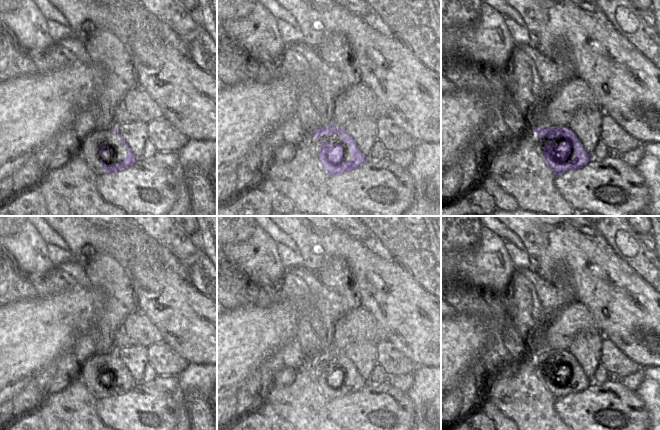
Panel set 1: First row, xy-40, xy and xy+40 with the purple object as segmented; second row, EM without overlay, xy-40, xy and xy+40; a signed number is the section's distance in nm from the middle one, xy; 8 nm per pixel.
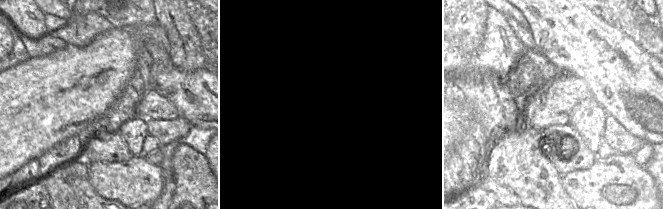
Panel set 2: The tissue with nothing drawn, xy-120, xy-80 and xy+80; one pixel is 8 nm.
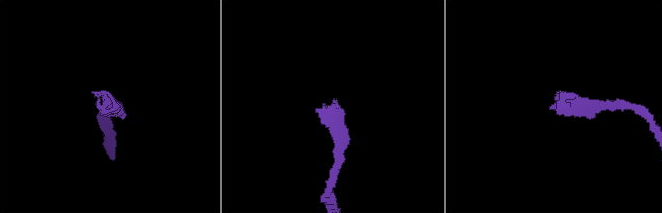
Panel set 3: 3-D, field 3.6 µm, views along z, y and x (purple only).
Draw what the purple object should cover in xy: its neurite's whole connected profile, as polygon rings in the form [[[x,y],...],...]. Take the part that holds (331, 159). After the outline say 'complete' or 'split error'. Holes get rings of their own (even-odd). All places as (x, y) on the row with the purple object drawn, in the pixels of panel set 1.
[[[330,125],[311,131],[319,141],[319,164],[328,177],[356,169],[367,161],[343,127]]]; split error

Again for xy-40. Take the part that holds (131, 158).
[[[117,128],[107,132],[94,131],[86,137],[84,144],[81,158],[97,177],[122,171],[137,160]]]; split error

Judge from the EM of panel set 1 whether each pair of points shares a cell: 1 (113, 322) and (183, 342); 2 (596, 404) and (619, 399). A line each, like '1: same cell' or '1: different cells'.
1: different cells
2: same cell

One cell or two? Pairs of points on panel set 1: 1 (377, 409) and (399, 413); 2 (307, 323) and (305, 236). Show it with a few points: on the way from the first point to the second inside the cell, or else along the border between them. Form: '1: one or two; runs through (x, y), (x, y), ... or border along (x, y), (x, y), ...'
1: one; runs through (382, 412), (394, 413)
2: two; border along (327, 259), (314, 271), (303, 267)

